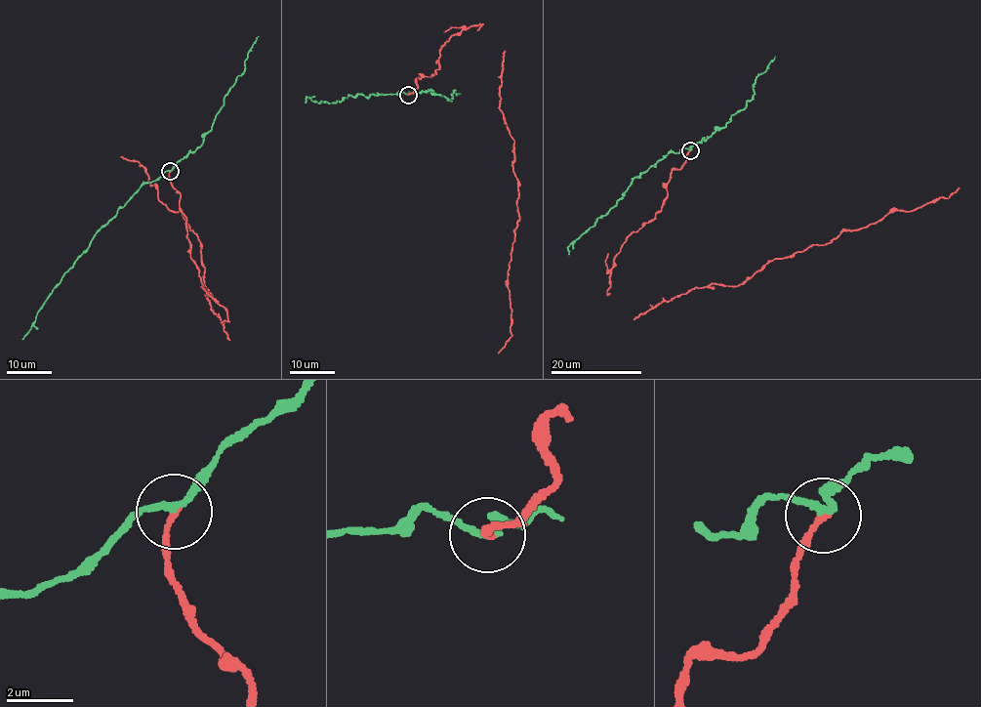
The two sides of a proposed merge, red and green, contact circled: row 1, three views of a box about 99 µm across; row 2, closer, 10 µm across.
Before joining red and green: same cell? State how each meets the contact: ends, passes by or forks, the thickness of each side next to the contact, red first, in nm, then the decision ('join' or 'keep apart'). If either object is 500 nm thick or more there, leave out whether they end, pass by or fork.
red ends; green passes by; calibres 170 and 180 nm; keep apart

